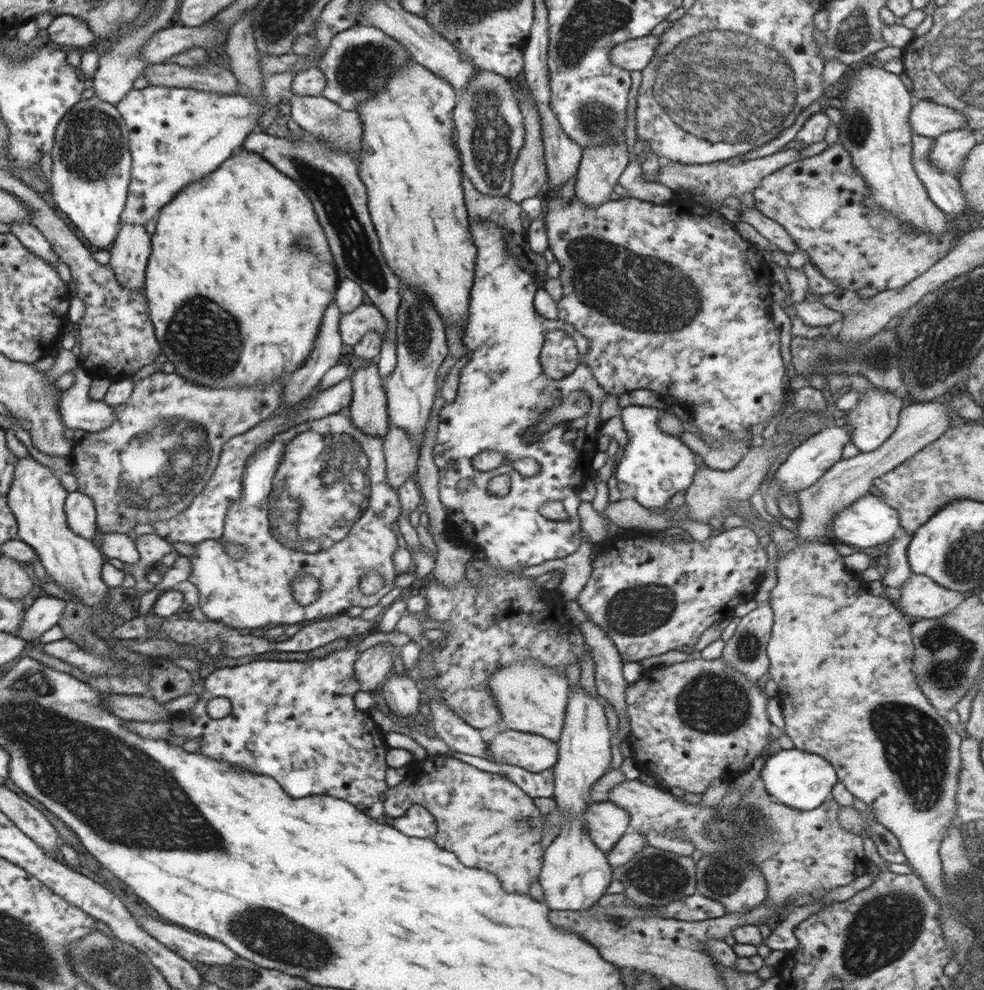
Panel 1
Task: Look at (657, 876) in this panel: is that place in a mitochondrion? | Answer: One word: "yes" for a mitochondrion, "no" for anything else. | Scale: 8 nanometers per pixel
yes

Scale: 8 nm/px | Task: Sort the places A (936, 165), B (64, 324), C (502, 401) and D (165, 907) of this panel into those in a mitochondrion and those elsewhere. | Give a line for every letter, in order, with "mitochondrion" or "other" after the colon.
A: other
B: other
C: other
D: other

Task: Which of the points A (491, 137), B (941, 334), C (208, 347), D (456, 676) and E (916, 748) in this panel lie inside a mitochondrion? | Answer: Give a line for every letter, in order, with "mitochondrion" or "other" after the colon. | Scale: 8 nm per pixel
A: mitochondrion
B: mitochondrion
C: mitochondrion
D: other
E: mitochondrion

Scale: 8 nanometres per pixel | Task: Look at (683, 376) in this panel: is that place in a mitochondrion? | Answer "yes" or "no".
no

